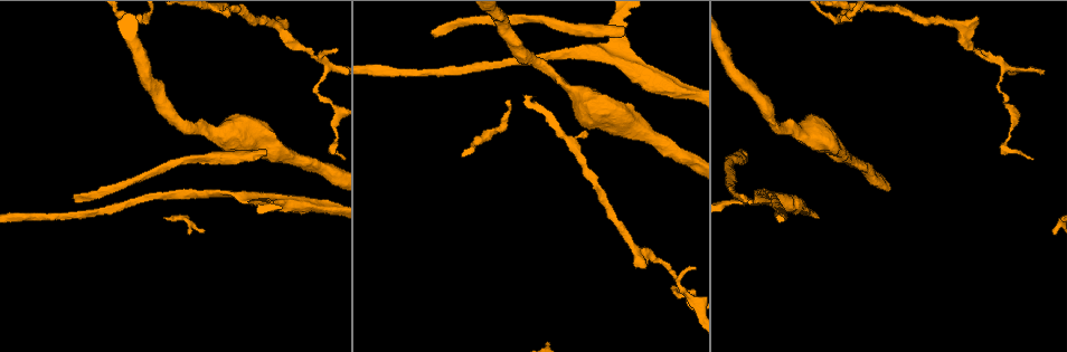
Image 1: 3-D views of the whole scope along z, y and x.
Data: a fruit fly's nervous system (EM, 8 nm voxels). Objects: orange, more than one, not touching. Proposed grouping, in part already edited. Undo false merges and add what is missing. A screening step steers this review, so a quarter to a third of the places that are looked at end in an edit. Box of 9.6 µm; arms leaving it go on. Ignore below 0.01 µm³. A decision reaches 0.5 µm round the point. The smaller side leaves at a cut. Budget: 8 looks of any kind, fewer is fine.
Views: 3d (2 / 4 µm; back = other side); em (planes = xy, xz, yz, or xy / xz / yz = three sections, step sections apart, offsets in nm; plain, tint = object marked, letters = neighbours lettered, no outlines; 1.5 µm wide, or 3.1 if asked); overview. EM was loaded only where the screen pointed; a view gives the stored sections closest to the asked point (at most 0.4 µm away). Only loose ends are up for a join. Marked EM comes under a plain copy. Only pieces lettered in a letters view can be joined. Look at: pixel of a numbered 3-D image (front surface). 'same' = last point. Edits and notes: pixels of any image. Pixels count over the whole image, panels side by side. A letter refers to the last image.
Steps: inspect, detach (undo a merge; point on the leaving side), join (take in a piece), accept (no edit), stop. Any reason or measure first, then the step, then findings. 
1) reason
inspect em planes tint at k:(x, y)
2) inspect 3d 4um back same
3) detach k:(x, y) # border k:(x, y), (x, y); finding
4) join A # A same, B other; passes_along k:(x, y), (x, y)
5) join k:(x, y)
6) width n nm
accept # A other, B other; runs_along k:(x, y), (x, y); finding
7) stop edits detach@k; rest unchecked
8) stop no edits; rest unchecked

end of a long branch
inspect em planes tint at 1:(434, 32)

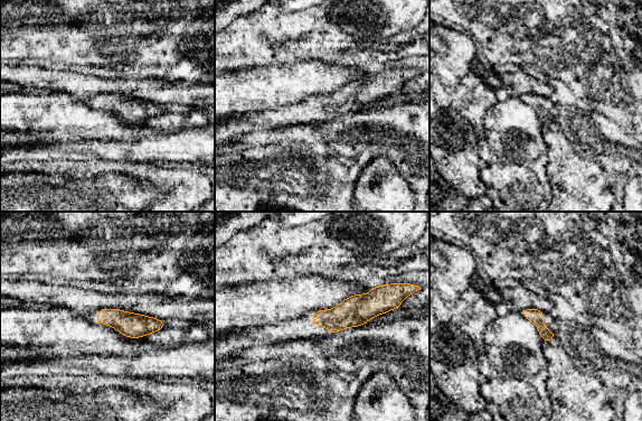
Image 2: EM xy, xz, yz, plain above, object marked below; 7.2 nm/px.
see the neighbours
inspect em planes letters same

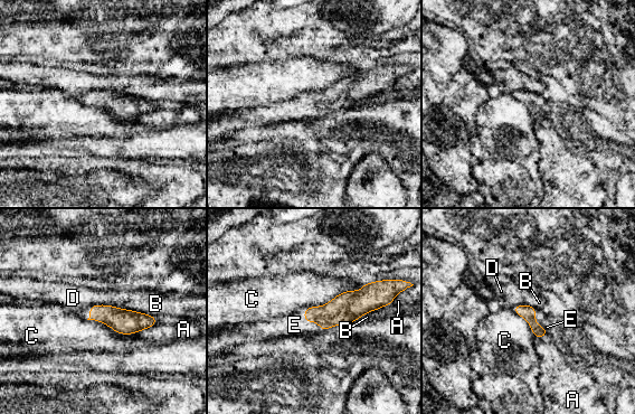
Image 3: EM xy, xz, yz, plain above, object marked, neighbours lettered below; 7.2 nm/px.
join E # A other, B other, C other, D other, E same; the neuron continues

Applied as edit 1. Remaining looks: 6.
redraw
inspect overview

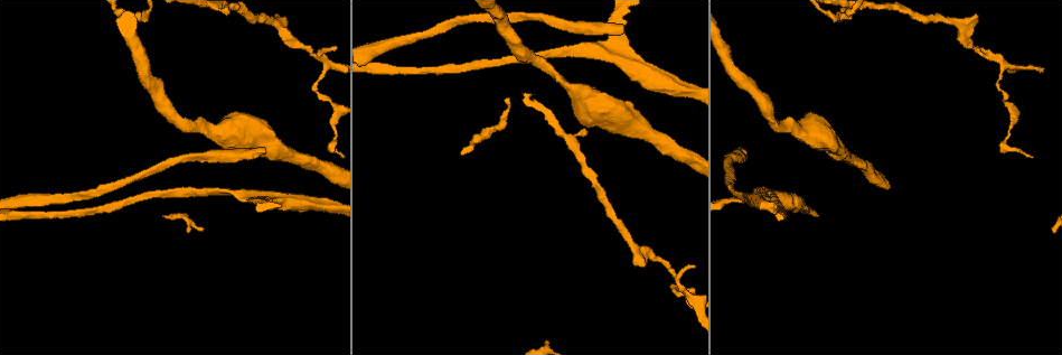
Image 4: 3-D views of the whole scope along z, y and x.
sudden change in width
inspect 3d 4um at 4:(222, 130)

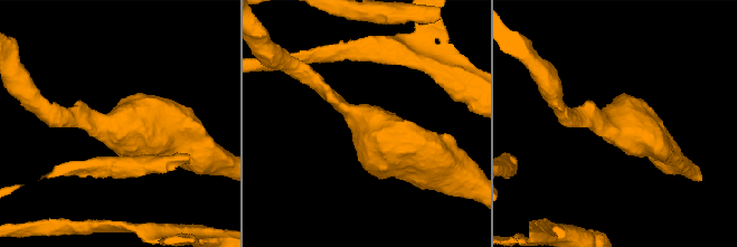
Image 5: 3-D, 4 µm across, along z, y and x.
now the EM
inspect em planes letters at 5:(613, 126)

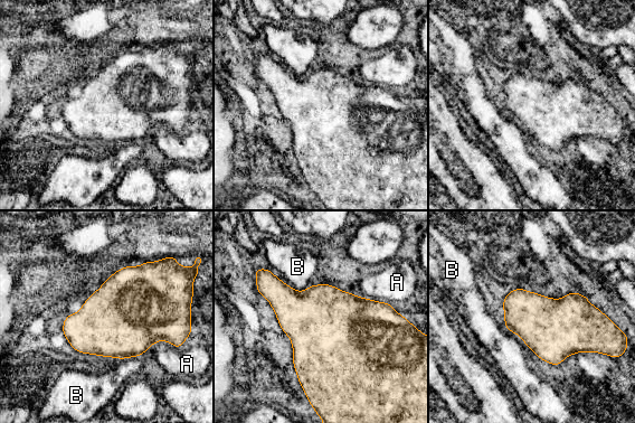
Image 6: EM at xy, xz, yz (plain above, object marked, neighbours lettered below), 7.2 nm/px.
accept # A other, B other; border 6:(310, 284), (300, 291), (290, 287); one neuron here

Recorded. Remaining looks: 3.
branch stops here
inspect 3d 4um at 4:(629, 42)

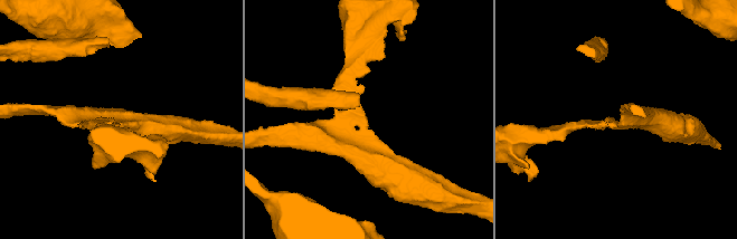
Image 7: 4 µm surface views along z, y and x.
inspect em planes letters at 7:(366, 125)

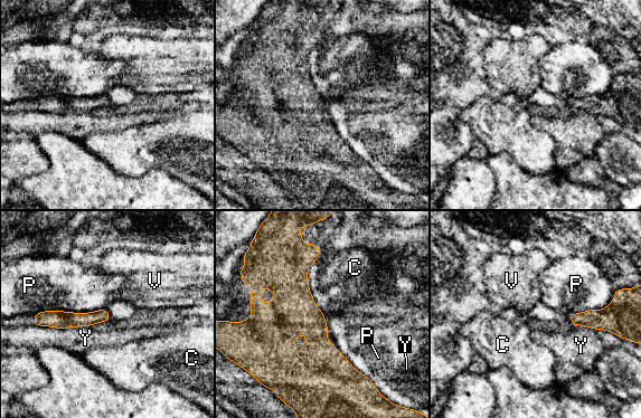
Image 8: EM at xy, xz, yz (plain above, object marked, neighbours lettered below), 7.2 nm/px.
accept # C other, P other, V other, Y other; runs_along 8:(106, 316), (47, 319), (43, 323); none of them fits

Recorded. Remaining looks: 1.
stop edits join@3; rest unchecked

